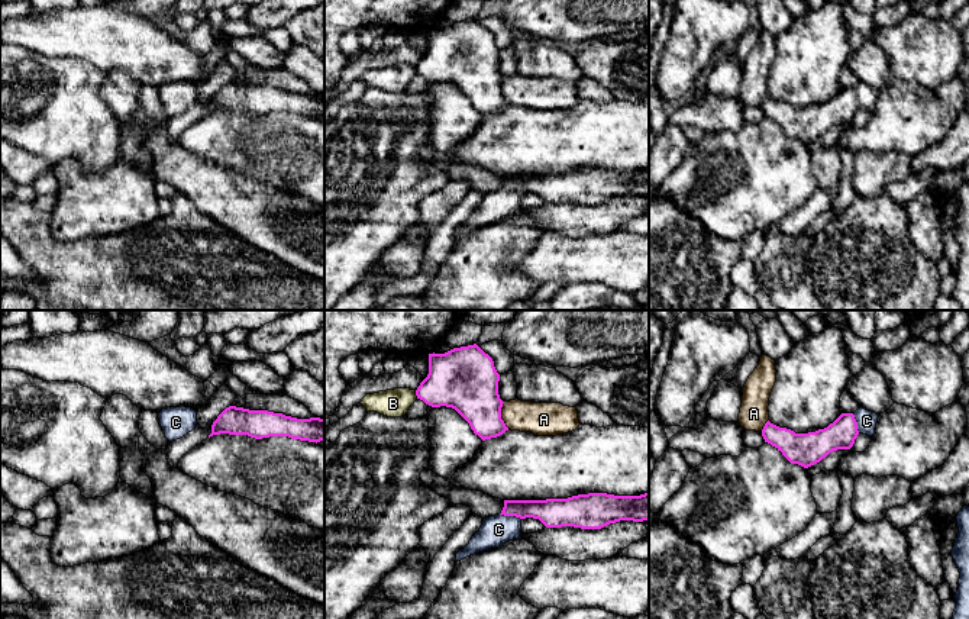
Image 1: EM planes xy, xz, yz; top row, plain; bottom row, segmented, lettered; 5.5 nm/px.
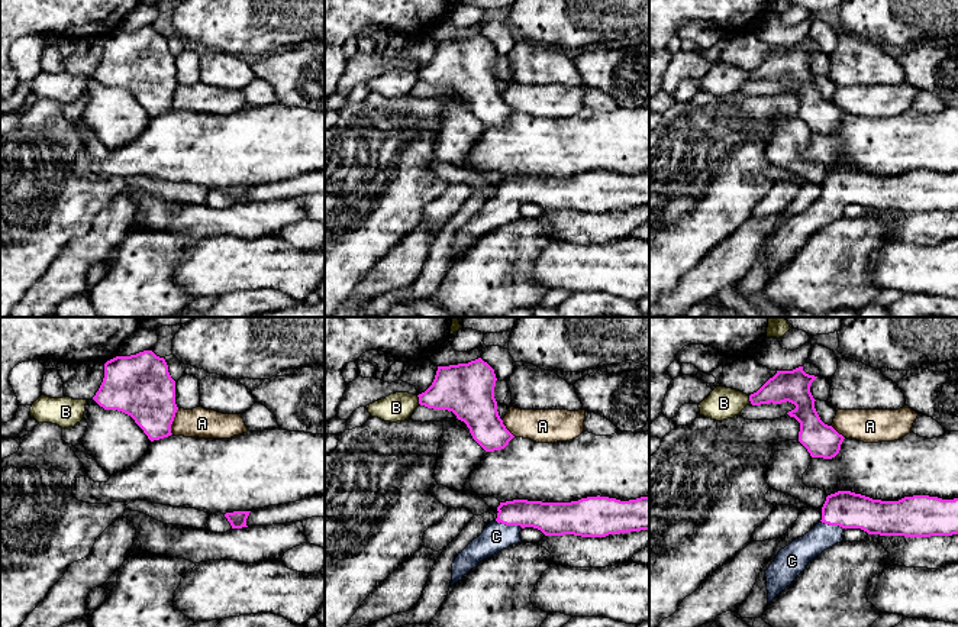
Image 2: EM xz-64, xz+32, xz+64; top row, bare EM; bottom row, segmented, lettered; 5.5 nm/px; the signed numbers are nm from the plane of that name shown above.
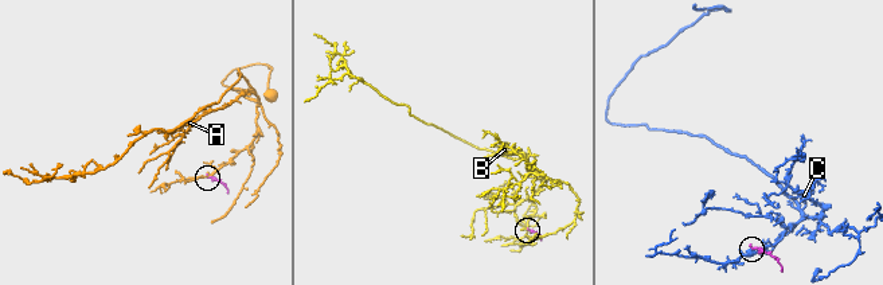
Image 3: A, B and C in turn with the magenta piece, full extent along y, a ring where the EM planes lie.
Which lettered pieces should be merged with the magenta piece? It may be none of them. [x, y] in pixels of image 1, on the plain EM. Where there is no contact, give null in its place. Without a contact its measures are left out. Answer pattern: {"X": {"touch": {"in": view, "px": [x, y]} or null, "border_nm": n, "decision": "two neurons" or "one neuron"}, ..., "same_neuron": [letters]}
{"A": {"touch": {"in": "xz", "px": [500, 90]}, "border_nm": 160, "decision": "two neurons"}, "B": {"touch": {"in": "xz", "px": [416, 70]}, "border_nm": 50, "decision": "two neurons"}, "C": {"touch": {"in": "xz", "px": [510, 190]}, "border_nm": 120, "decision": "one neuron"}, "same_neuron": ["C"]}

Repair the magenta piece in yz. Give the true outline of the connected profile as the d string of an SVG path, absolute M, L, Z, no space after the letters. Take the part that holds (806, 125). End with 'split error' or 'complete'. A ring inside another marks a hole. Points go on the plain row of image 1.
M859 83L855 88L842 88L827 103L808 109L795 109L768 96L762 112L791 139L808 144L833 126L850 125L859 109L873 112L878 93L879 90Z | split error

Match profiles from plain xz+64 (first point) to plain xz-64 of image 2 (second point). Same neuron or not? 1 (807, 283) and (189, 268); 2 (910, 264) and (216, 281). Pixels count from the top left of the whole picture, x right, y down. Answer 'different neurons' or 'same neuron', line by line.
1: different neurons
2: same neuron

